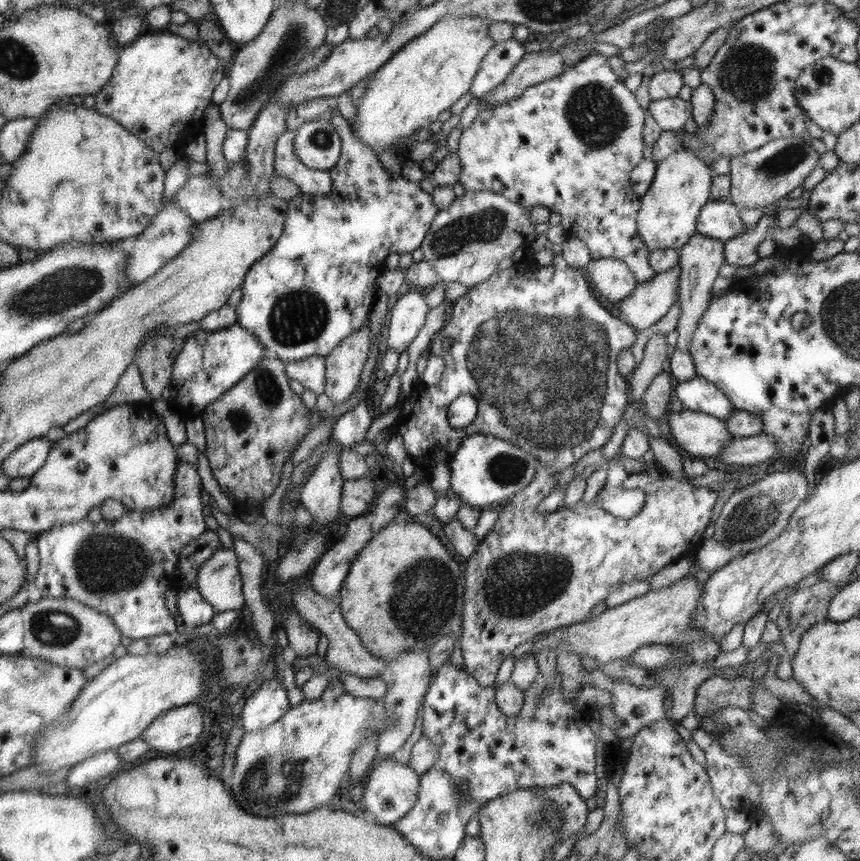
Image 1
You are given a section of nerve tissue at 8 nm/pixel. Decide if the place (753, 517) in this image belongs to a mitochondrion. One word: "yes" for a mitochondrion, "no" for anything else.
yes

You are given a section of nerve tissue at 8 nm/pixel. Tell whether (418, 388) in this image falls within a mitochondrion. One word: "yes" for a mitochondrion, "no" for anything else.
no

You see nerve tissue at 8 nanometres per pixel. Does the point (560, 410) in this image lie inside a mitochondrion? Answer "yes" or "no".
yes

